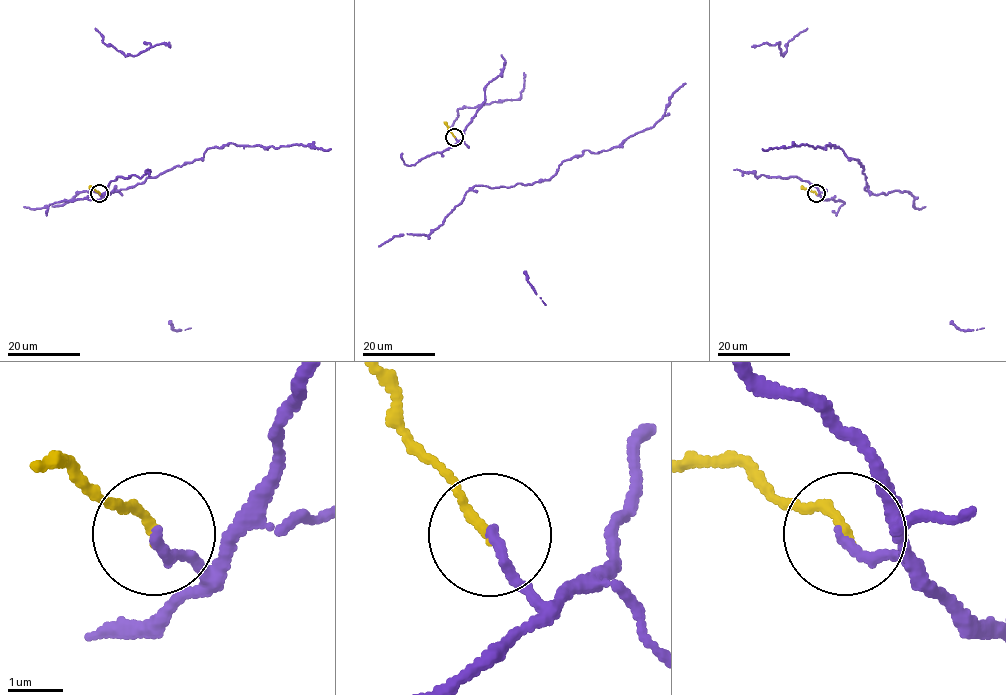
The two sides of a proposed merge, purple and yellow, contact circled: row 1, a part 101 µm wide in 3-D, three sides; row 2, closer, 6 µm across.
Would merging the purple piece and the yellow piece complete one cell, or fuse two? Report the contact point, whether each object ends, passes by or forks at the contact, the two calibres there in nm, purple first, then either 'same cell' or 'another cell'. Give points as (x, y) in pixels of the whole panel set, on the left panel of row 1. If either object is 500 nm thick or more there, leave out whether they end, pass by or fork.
(99, 193) | purple ends | yellow ends | 180/170 nm | same cell

